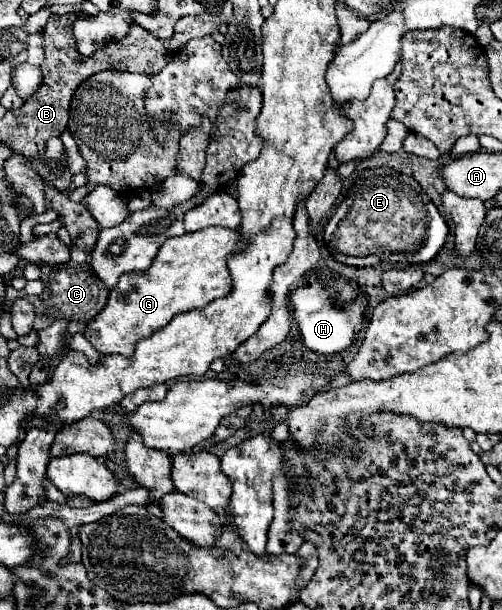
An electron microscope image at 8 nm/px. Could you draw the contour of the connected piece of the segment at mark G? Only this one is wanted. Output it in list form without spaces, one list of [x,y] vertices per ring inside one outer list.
[[[209,227],[167,239],[147,271],[131,271],[119,277],[119,283],[109,293],[105,309],[89,321],[83,331],[85,339],[101,355],[119,353],[129,357],[137,341],[163,329],[175,315],[205,307],[207,303],[229,295],[231,275],[227,271],[227,255],[245,245],[239,231],[223,227]]]

